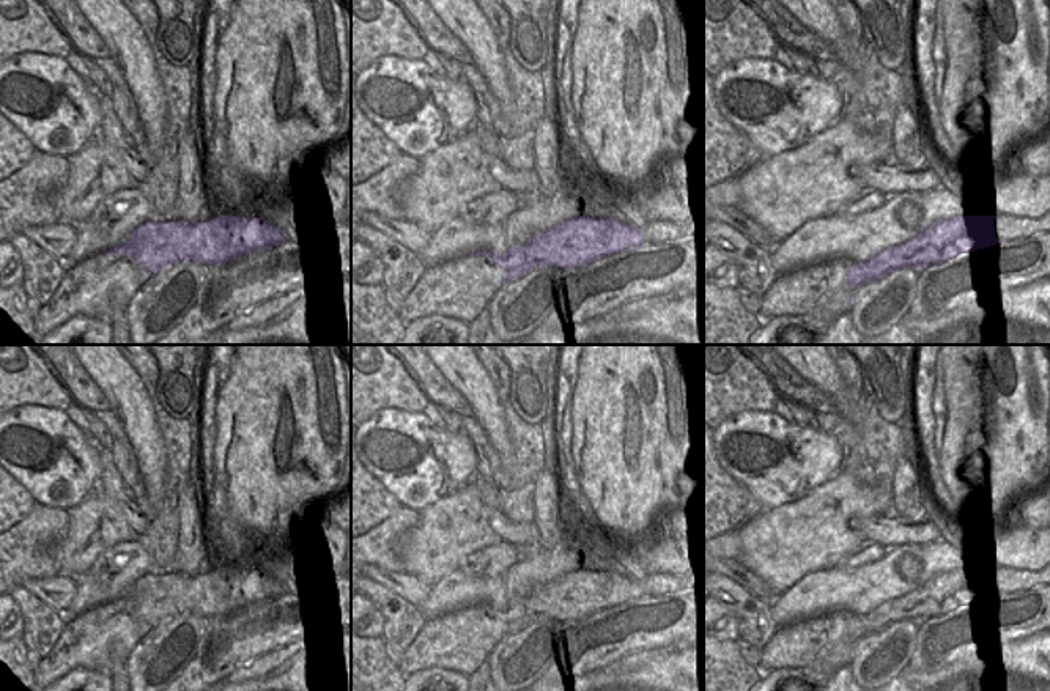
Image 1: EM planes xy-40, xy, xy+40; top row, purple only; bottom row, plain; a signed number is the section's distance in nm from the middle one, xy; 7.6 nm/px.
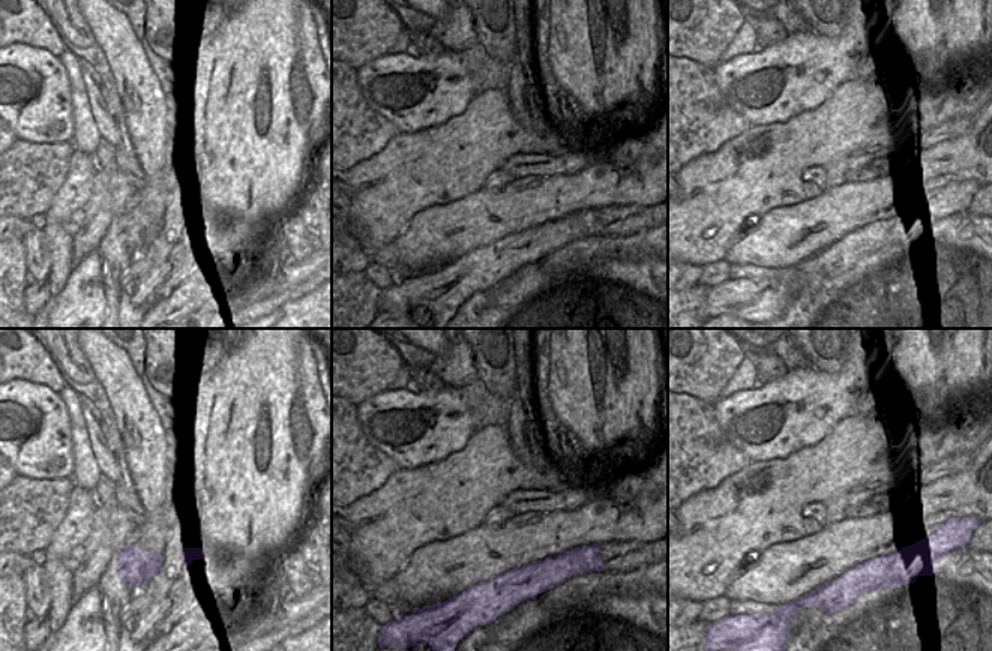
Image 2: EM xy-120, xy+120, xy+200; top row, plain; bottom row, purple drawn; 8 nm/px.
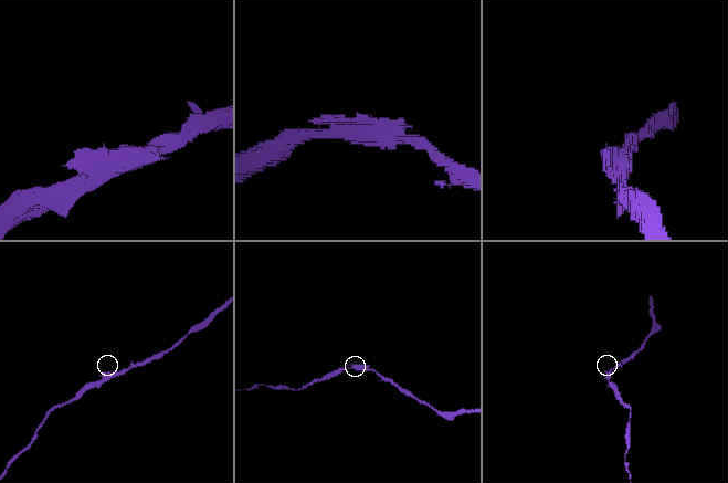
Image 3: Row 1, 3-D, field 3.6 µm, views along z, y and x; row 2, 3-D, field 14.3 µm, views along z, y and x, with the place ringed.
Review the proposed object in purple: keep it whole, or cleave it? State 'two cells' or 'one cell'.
two cells

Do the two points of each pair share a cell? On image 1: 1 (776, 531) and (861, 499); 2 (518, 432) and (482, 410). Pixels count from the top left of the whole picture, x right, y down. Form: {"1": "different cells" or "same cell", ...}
{"1": "same cell", "2": "different cells"}

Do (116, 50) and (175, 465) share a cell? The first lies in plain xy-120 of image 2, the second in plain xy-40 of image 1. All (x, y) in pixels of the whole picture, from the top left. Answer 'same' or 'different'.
different

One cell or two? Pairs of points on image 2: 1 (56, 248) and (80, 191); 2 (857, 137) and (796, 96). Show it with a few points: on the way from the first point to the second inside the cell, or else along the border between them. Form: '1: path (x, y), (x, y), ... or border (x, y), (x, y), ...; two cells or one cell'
1: path (56, 234), (56, 215), (66, 204); one cell
2: border (839, 84), (817, 107), (781, 122); two cells

